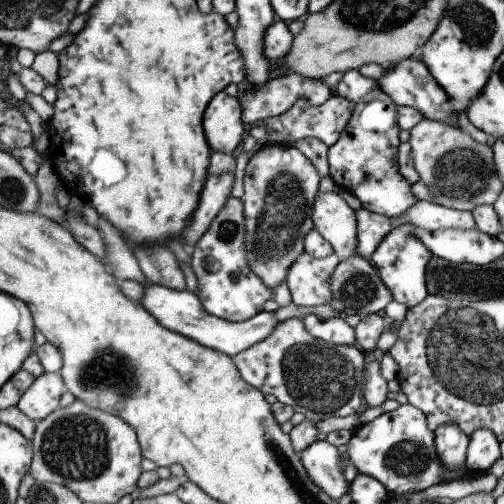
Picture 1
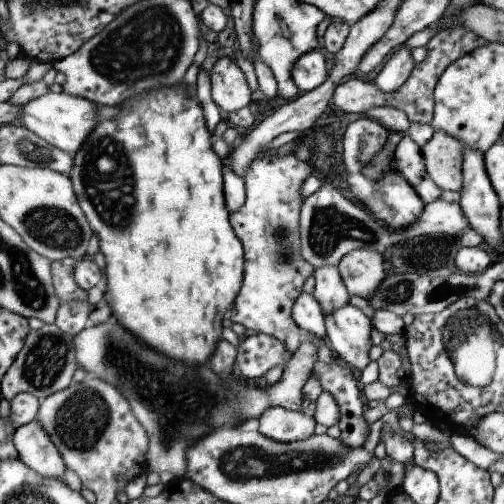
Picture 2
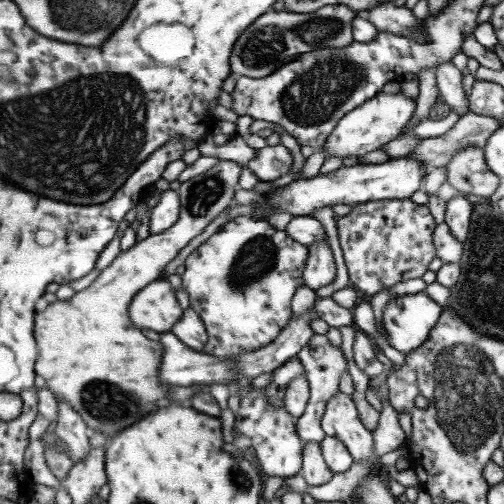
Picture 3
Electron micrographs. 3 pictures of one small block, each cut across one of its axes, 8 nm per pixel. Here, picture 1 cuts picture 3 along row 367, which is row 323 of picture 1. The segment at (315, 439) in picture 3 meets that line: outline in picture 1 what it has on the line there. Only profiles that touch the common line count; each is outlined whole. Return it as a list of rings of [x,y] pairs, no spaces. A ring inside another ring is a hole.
[[[315,314],[313,316],[307,316],[303,320],[307,332],[321,340],[321,342],[329,342],[329,344],[335,344],[335,346],[355,346],[359,344],[357,340],[357,332],[355,328],[351,328],[345,318],[329,318],[329,320],[323,320],[323,318],[317,318]]]

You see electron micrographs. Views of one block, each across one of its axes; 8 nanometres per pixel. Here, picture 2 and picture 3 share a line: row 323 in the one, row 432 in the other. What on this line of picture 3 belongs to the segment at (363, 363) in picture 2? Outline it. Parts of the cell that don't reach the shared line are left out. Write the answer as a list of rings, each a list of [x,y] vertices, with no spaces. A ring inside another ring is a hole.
[[[339,392],[329,400],[321,426],[327,436],[341,440],[357,460],[369,458],[375,450],[373,432],[363,426],[355,402],[349,394]]]

